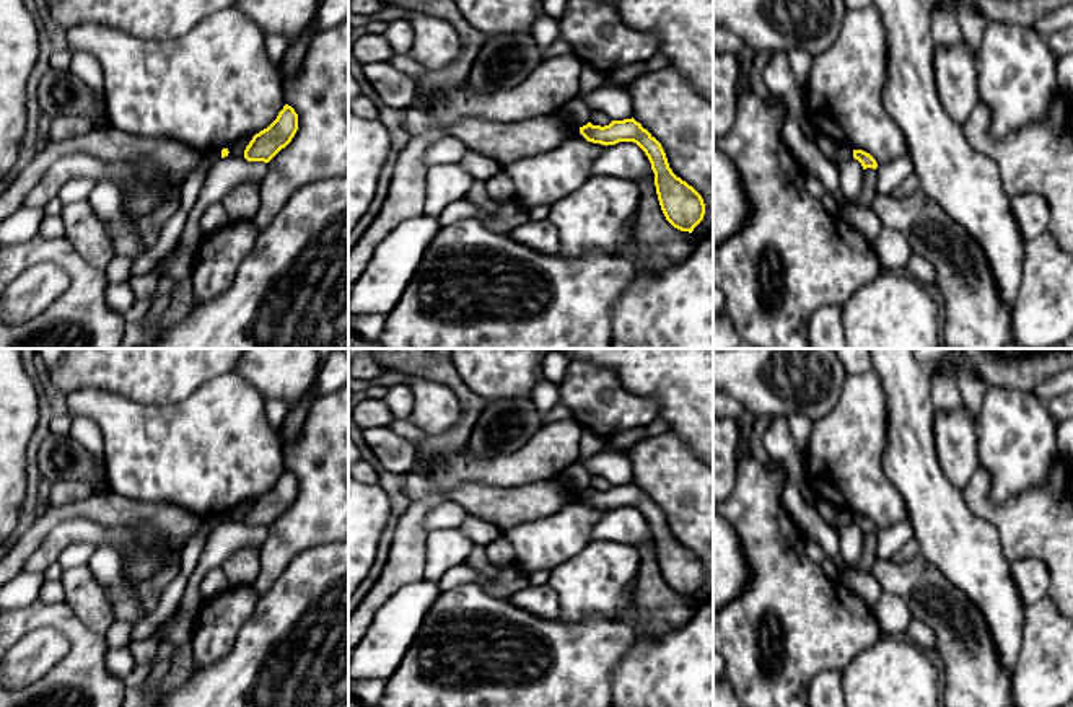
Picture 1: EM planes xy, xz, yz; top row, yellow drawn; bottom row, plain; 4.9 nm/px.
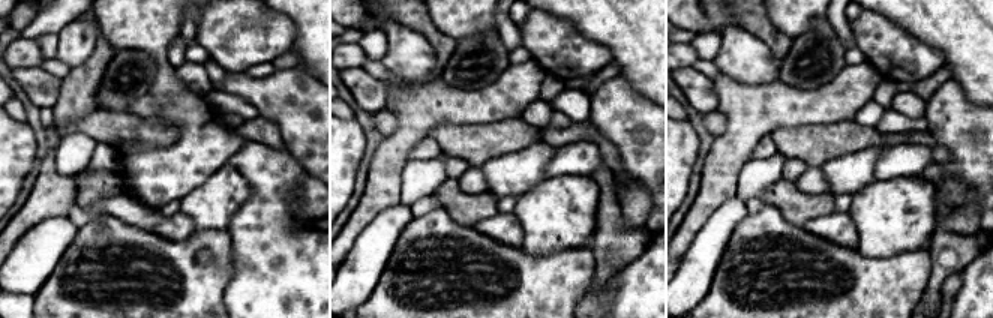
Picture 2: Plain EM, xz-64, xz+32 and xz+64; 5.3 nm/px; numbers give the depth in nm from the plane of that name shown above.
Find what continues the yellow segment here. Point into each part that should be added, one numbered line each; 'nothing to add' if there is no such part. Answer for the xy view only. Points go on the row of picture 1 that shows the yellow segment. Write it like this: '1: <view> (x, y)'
nothing to add

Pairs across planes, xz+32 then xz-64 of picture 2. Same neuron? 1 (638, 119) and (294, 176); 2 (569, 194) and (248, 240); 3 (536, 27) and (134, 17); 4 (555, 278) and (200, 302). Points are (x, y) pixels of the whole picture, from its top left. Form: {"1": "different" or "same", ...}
{"1": "different", "2": "different", "3": "different", "4": "same"}

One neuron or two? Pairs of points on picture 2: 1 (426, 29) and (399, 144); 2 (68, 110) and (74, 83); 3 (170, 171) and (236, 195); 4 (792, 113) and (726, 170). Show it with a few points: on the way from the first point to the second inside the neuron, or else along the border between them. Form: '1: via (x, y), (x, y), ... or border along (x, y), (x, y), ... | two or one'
1: border along (440, 78), (413, 86), (404, 86), (399, 81) | two
2: via (72, 104), (74, 89) | one
3: border along (227, 162), (180, 200) | two
4: via (773, 113), (732, 150) | one

